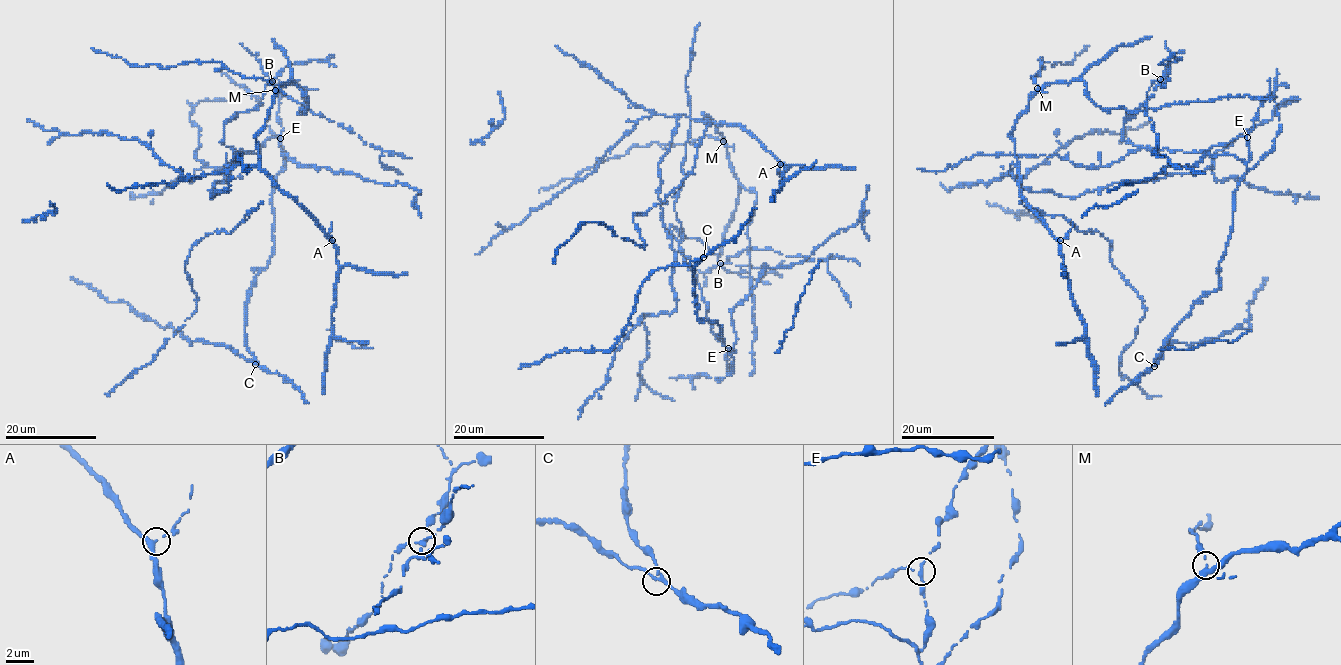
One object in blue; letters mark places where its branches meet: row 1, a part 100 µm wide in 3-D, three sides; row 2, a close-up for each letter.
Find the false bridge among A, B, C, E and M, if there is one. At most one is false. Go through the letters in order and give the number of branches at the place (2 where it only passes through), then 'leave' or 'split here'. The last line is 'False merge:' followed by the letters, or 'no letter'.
A: 3 | leave
B: 3 | leave
C: 3 | leave
E: 3 | leave
M: 3 | leave
False merge: no letter

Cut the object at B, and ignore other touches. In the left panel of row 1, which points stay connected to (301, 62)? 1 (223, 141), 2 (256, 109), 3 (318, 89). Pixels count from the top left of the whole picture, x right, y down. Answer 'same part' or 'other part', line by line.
1: same part
2: same part
3: other part

